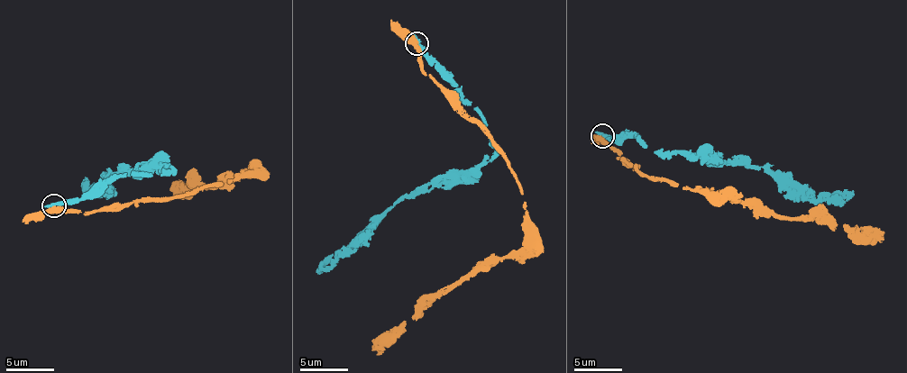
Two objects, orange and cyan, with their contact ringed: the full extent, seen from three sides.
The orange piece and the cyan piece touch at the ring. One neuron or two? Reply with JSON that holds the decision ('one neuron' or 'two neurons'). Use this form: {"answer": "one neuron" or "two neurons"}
{"answer": "two neurons"}

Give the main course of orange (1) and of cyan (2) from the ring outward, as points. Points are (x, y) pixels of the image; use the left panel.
1: (55, 205), (85, 213), (169, 200), (247, 172), (246, 177), (226, 176), (210, 187), (198, 179), (182, 187)
2: (53, 204), (132, 174), (172, 168), (120, 168), (95, 192), (84, 177)

